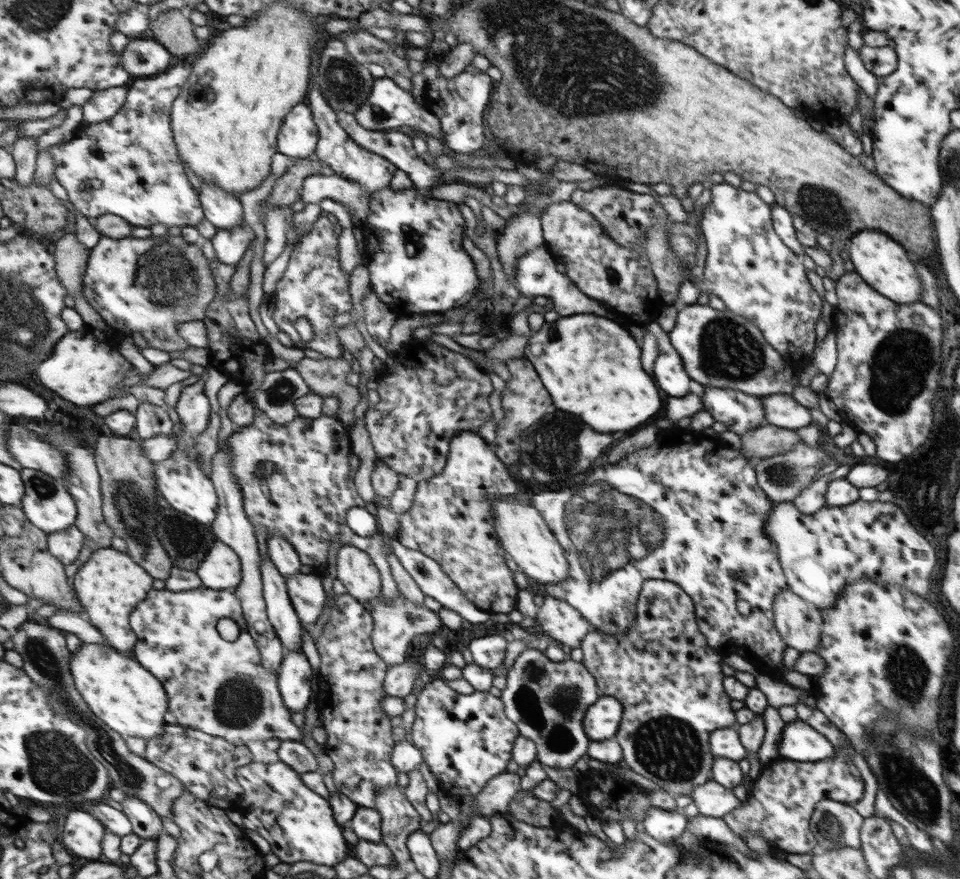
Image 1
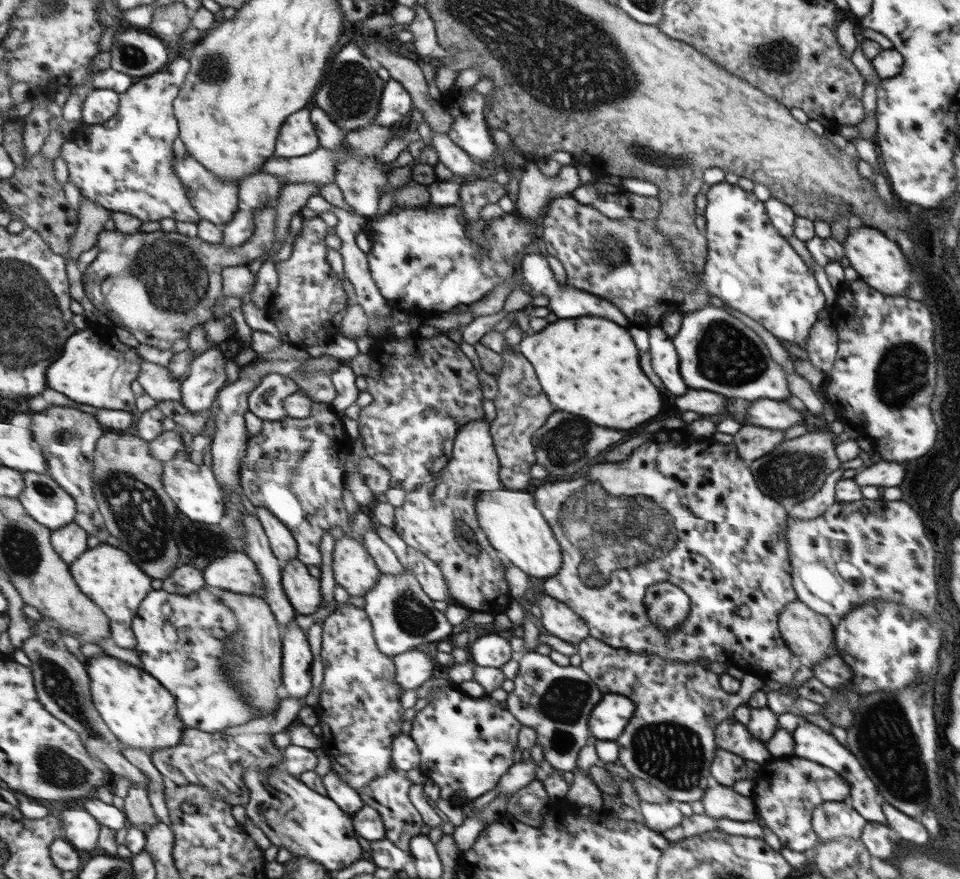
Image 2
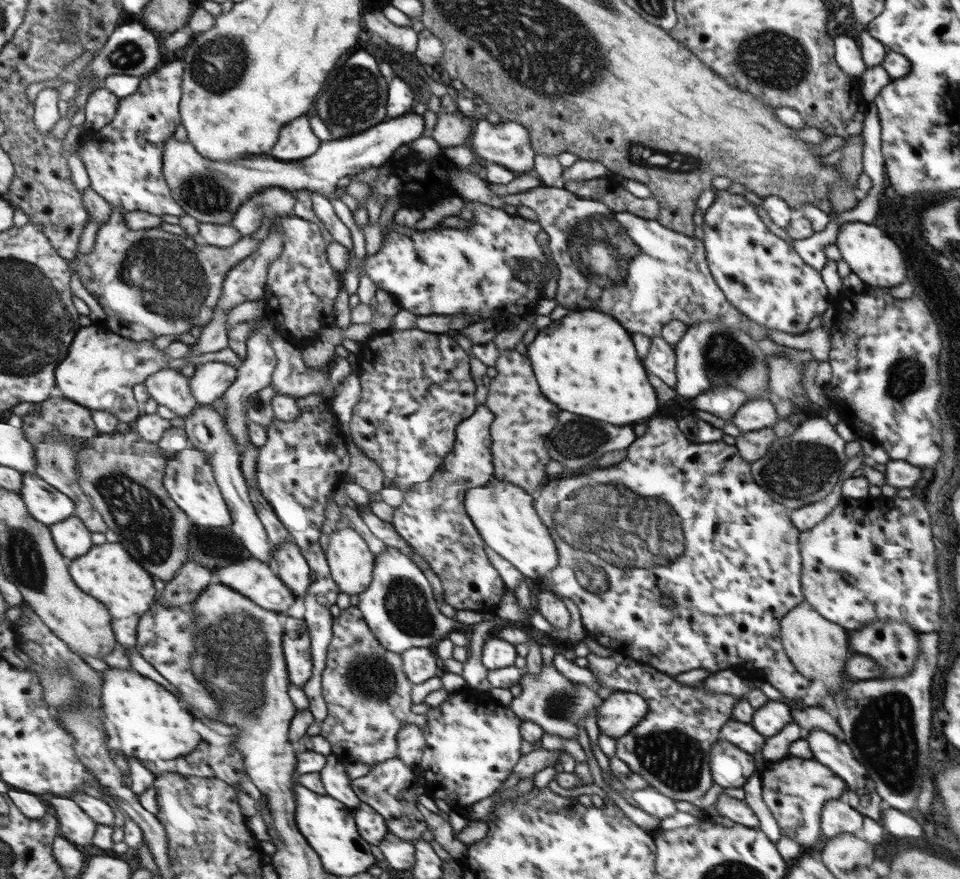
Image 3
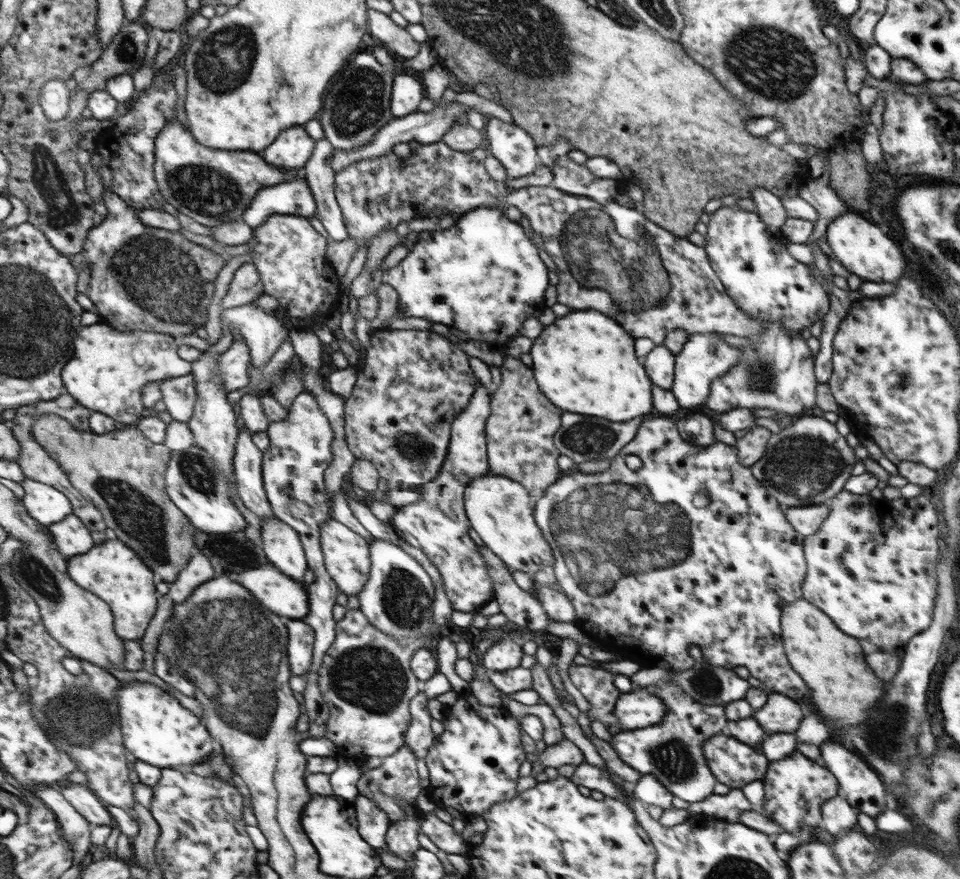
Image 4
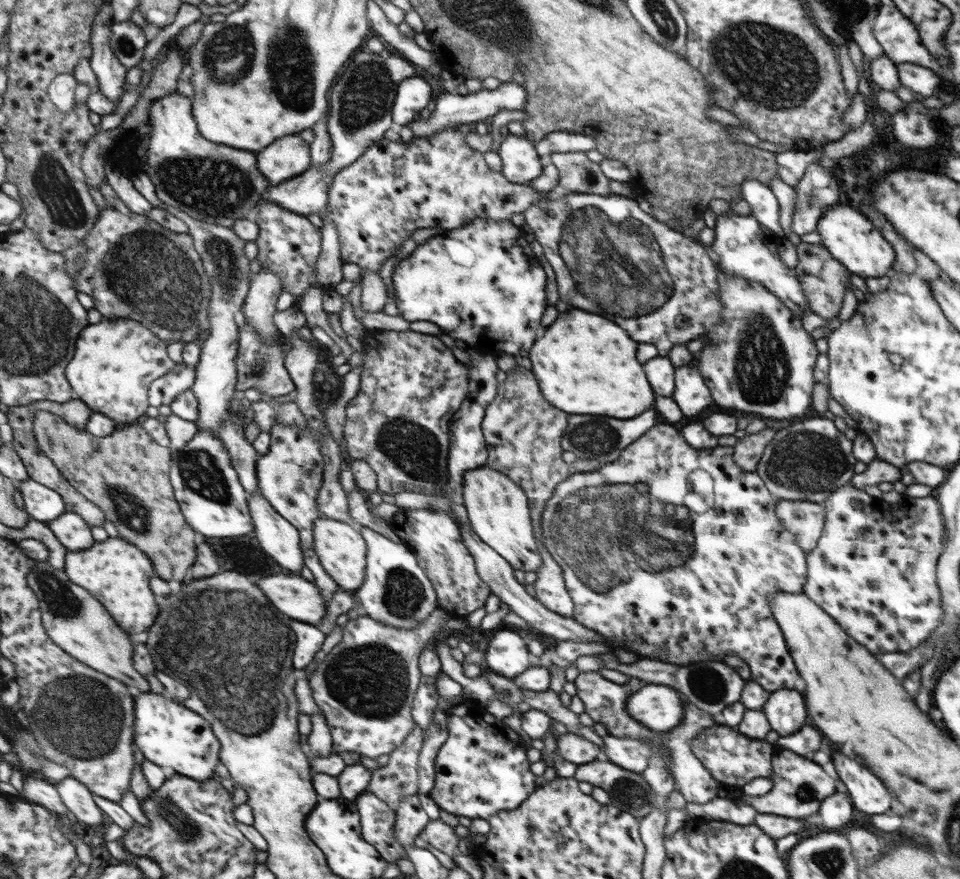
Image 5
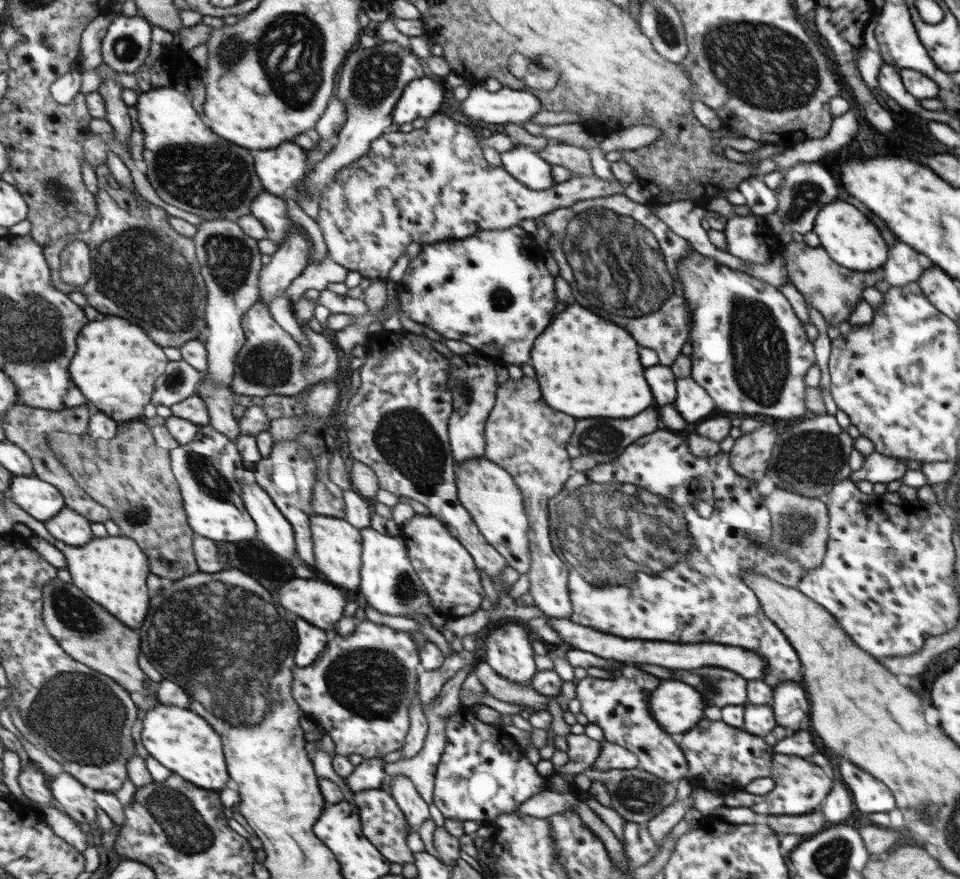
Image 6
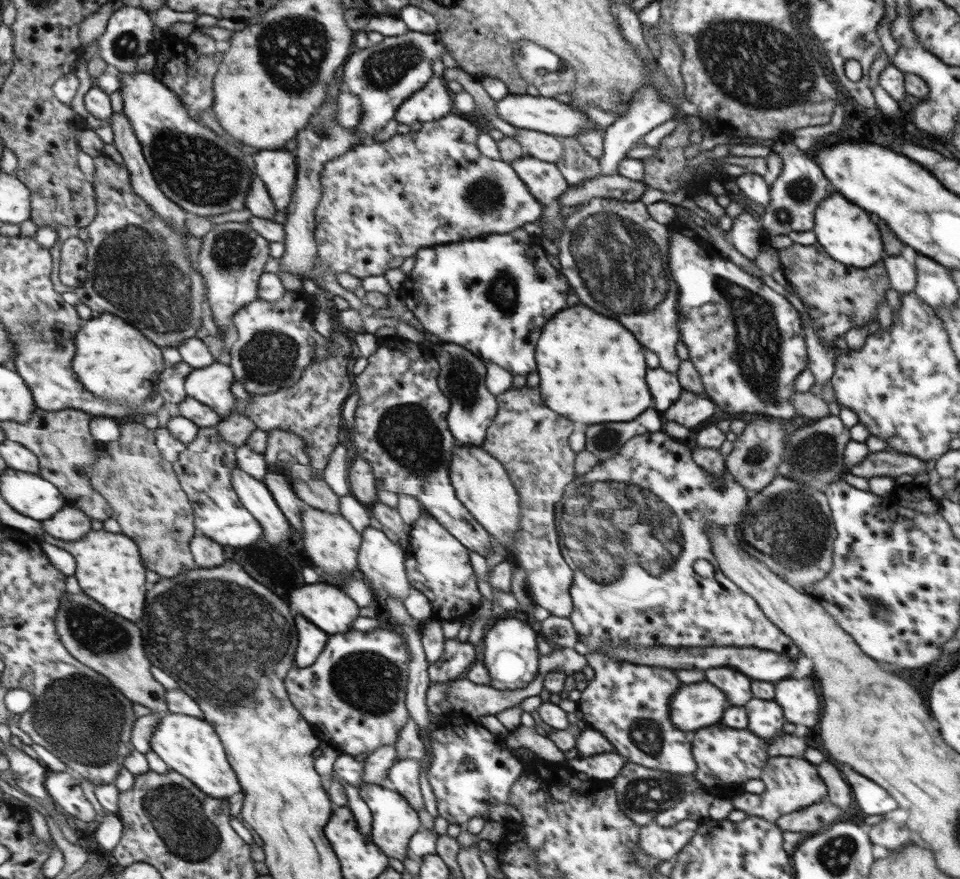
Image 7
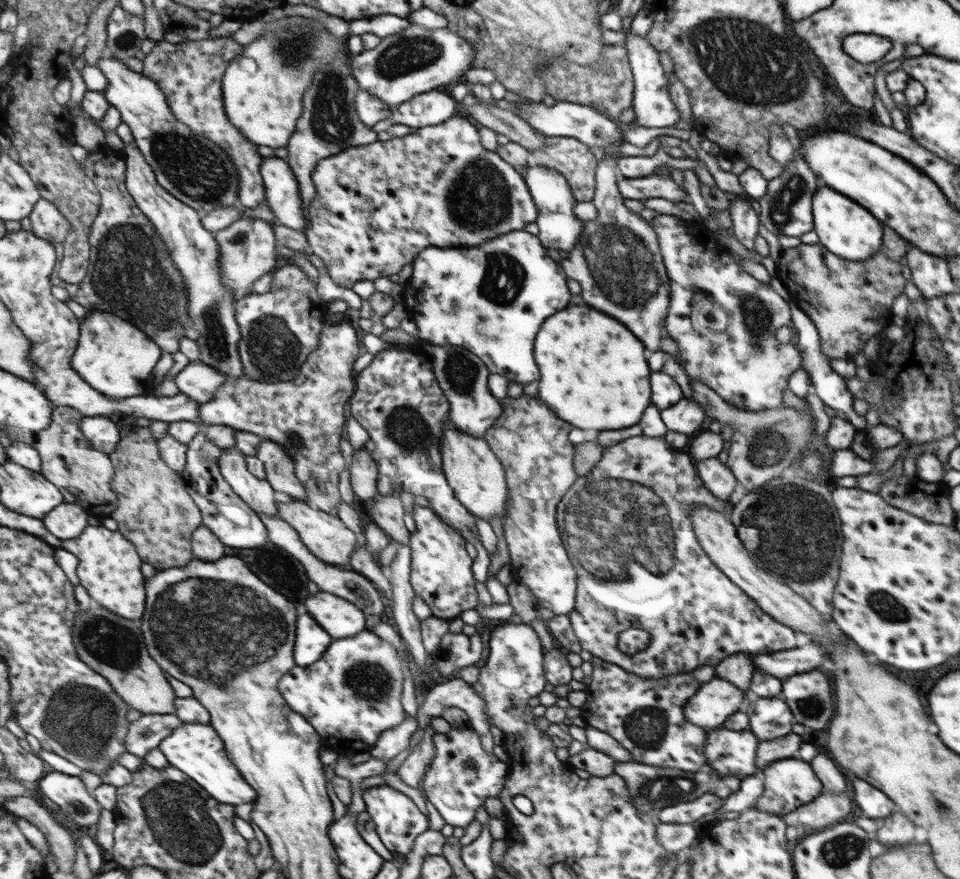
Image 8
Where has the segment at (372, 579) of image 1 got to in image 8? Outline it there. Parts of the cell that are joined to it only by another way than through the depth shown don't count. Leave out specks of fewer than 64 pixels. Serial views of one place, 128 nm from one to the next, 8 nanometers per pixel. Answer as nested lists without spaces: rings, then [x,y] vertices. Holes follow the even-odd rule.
[[[297,499],[279,503],[278,509],[280,517],[297,530],[305,546],[312,550],[315,556],[329,564],[350,568],[349,562],[353,560],[353,554],[357,550],[360,540],[359,535],[353,532],[341,517],[313,508],[308,502]]]

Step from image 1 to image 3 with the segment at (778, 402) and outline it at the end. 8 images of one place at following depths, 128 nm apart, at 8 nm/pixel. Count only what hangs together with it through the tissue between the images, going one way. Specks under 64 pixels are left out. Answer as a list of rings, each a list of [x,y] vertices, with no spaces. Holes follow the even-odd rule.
[[[765,399],[747,401],[745,405],[739,407],[736,414],[733,415],[729,422],[736,426],[741,432],[757,430],[769,427],[778,421],[773,402]]]

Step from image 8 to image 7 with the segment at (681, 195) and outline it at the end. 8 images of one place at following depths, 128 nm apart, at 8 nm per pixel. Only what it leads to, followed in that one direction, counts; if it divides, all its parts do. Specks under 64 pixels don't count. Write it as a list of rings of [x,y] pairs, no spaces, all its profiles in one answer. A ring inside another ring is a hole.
[[[617,173],[609,176],[599,174],[579,186],[568,185],[567,190],[559,198],[559,204],[560,208],[575,206],[587,203],[595,197],[625,202],[639,201],[645,188],[649,189],[650,186],[647,186],[643,180],[629,180]]]

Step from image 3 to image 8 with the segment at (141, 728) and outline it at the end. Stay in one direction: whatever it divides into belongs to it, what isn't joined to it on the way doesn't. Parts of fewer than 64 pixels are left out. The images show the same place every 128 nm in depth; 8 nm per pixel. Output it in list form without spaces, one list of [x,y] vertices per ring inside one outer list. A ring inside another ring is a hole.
[[[184,722],[158,746],[170,760],[173,767],[179,768],[187,776],[196,780],[211,796],[225,804],[254,804],[258,792],[247,782],[238,765],[231,760],[226,744],[215,727],[198,722]]]

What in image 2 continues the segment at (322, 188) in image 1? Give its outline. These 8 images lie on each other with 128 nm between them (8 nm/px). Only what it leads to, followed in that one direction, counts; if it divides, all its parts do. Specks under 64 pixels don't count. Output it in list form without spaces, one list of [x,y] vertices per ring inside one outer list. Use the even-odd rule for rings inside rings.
[[[301,182],[284,186],[278,200],[275,244],[287,240],[292,214],[306,206],[312,196],[319,195],[319,187],[323,185],[320,182]]]

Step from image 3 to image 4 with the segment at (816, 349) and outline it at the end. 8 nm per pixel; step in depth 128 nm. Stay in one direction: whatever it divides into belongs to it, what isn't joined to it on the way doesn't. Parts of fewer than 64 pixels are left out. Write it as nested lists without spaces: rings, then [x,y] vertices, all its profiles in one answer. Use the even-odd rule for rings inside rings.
[[[550,186],[517,189],[496,201],[499,210],[504,212],[508,206],[515,206],[529,221],[537,242],[554,269],[554,278],[557,278],[557,302],[563,306],[569,306],[573,310],[597,310],[605,316],[615,316],[617,324],[631,337],[647,338],[656,346],[662,346],[665,335],[673,329],[683,330],[688,338],[695,334],[718,333],[746,339],[749,336],[759,336],[763,332],[763,323],[743,313],[734,300],[727,296],[721,281],[710,267],[704,247],[693,245],[687,238],[671,234],[634,208],[621,208],[617,204],[601,206],[590,198],[575,196]]]

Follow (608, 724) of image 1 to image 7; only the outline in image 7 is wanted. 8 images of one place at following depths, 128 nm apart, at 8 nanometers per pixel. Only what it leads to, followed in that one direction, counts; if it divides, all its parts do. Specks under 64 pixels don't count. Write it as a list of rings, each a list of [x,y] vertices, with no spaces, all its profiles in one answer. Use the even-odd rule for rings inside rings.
[[[709,682],[685,684],[670,699],[670,720],[680,731],[690,734],[719,722],[726,696]]]

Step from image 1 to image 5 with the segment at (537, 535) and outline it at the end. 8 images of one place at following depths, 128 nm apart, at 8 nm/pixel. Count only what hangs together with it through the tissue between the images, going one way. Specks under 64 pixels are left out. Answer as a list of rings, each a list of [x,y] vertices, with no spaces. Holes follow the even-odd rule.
[[[475,468],[467,471],[462,483],[462,499],[473,532],[504,558],[514,570],[535,572],[541,566],[527,497],[509,477],[494,469]]]

